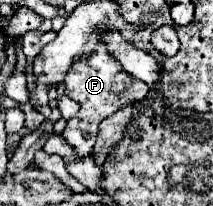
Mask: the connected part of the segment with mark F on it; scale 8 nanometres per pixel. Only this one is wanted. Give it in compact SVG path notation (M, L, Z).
M99 43L97 49L87 59L81 59L71 65L69 73L65 75L65 85L67 85L67 91L65 91L67 97L75 99L81 105L79 113L75 117L67 119L67 127L61 133L65 137L65 141L77 151L77 157L91 155L91 149L97 139L97 127L103 119L107 119L109 115L113 115L117 109L121 109L127 103L145 99L149 93L149 85L127 75L121 69L119 61L105 49L103 43Z

